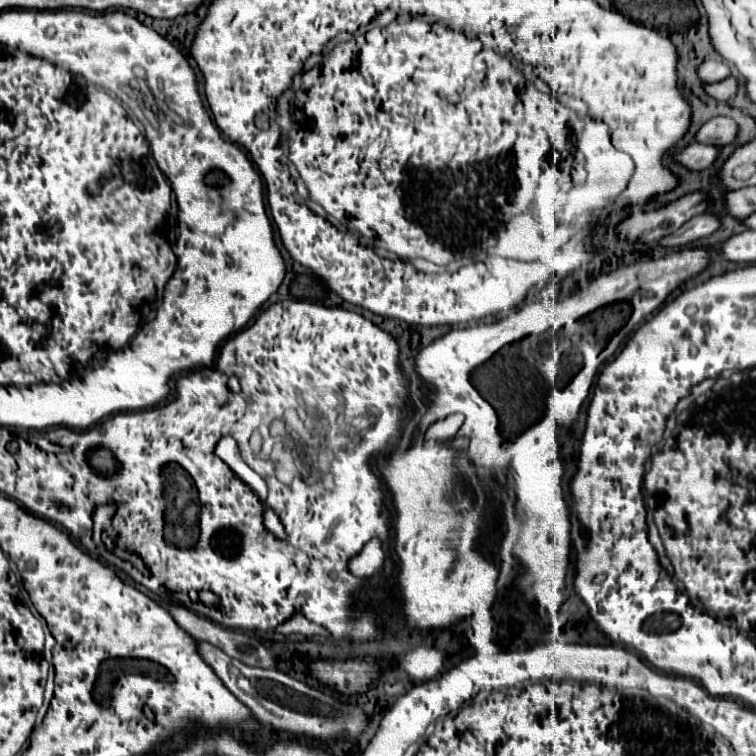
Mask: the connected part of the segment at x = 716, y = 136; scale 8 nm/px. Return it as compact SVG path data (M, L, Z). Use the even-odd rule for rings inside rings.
M714 117L708 123L704 123L698 133L694 135L696 143L708 143L708 145L728 145L734 141L738 133L736 123L732 123L732 119L728 117Z

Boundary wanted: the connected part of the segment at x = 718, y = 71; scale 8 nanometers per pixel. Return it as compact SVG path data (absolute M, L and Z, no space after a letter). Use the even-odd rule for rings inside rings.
M704 61L700 67L698 67L698 77L700 81L704 83L710 83L710 81L718 81L718 79L724 79L730 75L730 69L726 63L722 61Z

